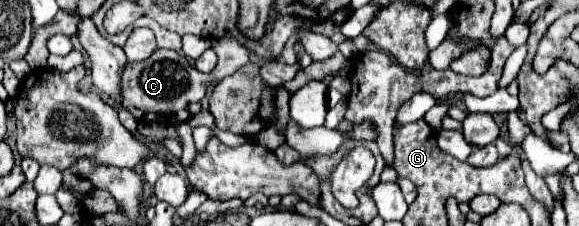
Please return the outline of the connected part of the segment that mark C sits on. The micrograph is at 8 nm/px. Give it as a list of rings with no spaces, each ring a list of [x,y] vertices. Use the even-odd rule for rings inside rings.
[[[221,38],[213,42],[213,50],[219,56],[219,62],[215,66],[213,72],[209,74],[199,74],[191,68],[191,62],[181,56],[175,50],[161,50],[157,48],[155,54],[143,62],[131,62],[125,66],[123,78],[121,78],[121,94],[123,94],[123,102],[121,106],[125,110],[129,110],[135,120],[143,122],[143,124],[181,124],[187,122],[191,118],[189,114],[189,104],[191,102],[201,102],[201,98],[205,96],[205,90],[217,82],[221,82],[223,78],[231,76],[237,68],[241,68],[243,64],[249,62],[249,50],[245,50],[237,40],[233,38]]]

